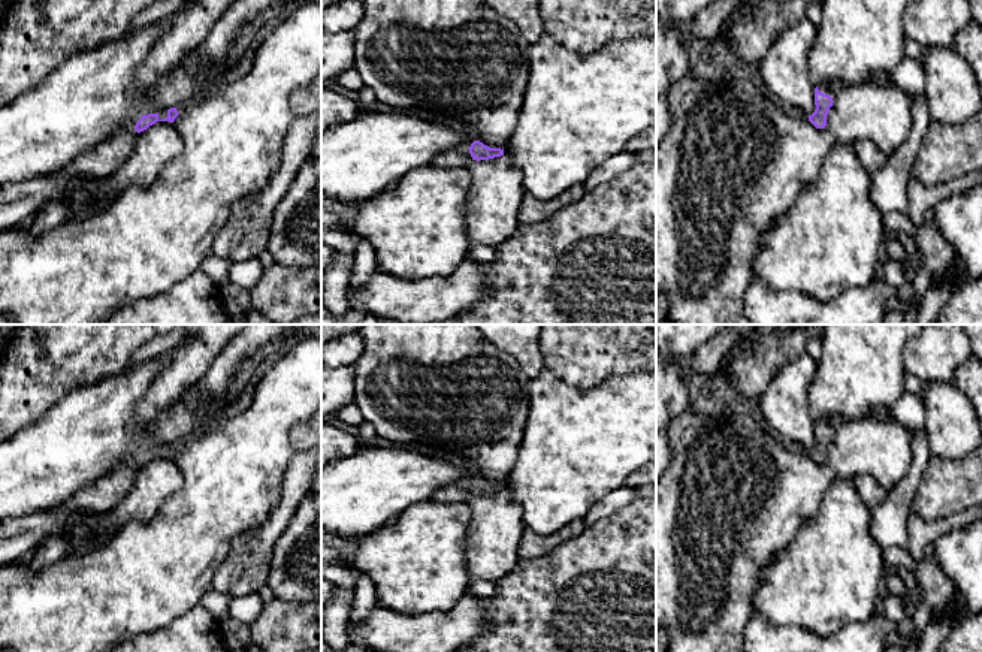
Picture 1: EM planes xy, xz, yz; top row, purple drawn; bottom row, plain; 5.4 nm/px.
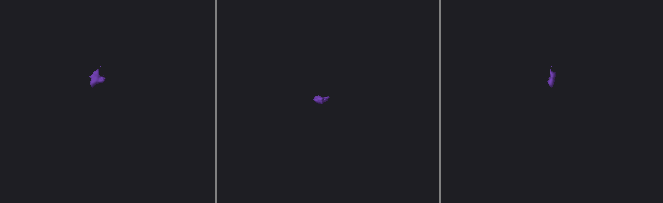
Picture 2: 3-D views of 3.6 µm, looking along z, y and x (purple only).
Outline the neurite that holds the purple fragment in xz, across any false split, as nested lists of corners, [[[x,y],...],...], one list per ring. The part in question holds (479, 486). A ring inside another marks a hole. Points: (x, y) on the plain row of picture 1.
[[[474,476],[469,483],[456,482],[444,486],[432,495],[439,502],[466,502],[472,495],[489,495],[504,490],[504,485],[490,483],[480,476]]]

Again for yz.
[[[834,417],[831,420],[818,420],[815,423],[815,440],[816,444],[812,450],[809,450],[809,456],[816,464],[825,464],[827,461],[827,450],[833,437],[840,425],[843,425],[843,419]]]

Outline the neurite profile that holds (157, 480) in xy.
[[[157,456],[146,465],[138,468],[133,486],[121,498],[121,501],[111,510],[93,514],[90,517],[82,517],[76,514],[72,517],[69,528],[60,534],[70,543],[69,555],[87,555],[99,547],[102,547],[124,523],[130,520],[149,522],[155,514],[158,507],[182,486],[182,473],[175,464],[173,458]]]

